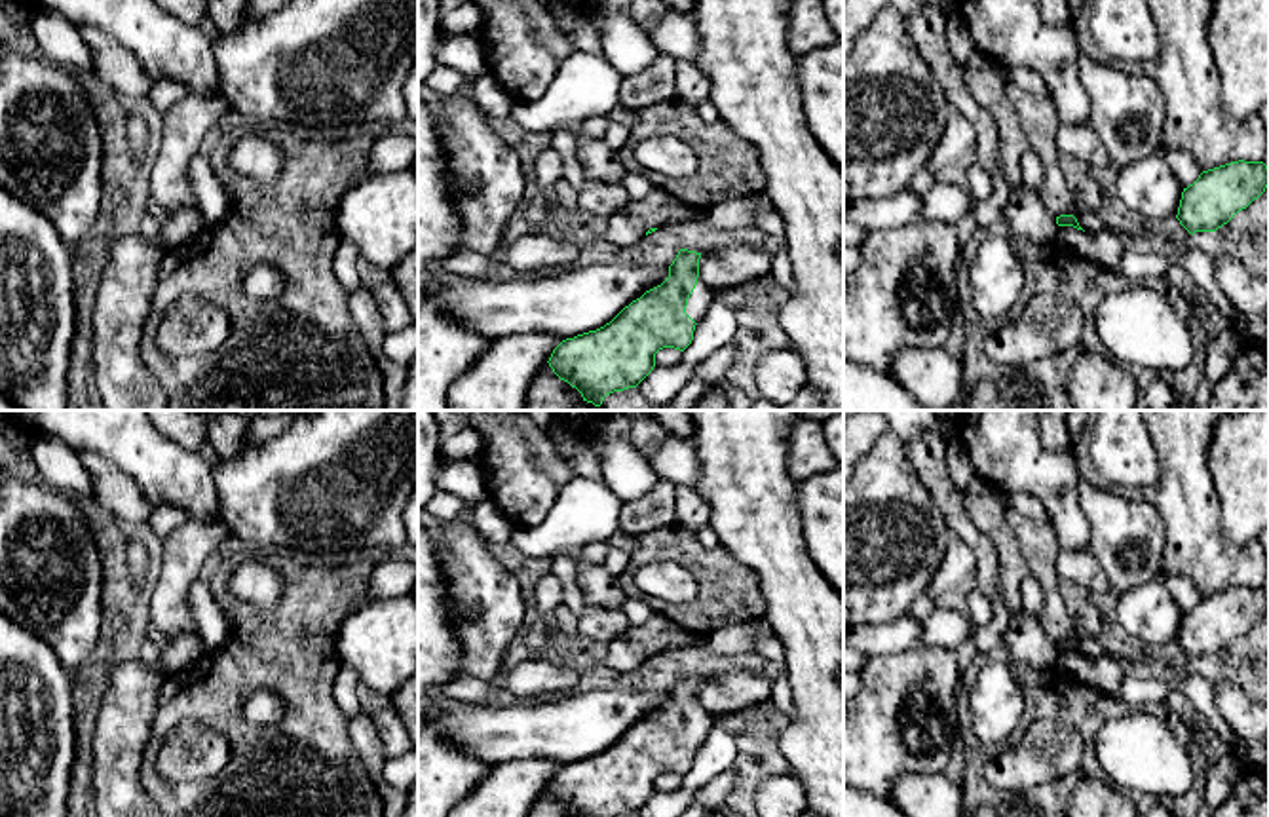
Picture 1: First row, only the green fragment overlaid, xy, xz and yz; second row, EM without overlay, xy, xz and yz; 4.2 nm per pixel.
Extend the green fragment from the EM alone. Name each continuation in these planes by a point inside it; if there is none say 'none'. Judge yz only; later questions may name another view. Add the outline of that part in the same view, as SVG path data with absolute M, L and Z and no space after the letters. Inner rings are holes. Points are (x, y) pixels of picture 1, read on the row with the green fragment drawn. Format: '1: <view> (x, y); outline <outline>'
none

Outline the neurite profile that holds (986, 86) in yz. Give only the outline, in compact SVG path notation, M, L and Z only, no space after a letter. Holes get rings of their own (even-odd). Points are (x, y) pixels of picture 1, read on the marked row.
M975 51L969 57L963 76L975 101L984 106L997 124L999 154L1009 186L1020 188L1020 158L1030 150L1030 142L1024 137L1018 118L1007 99L1009 84L997 74L994 61L980 51Z

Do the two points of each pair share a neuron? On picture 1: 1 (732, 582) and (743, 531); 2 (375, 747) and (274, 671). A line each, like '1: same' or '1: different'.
1: different
2: different

